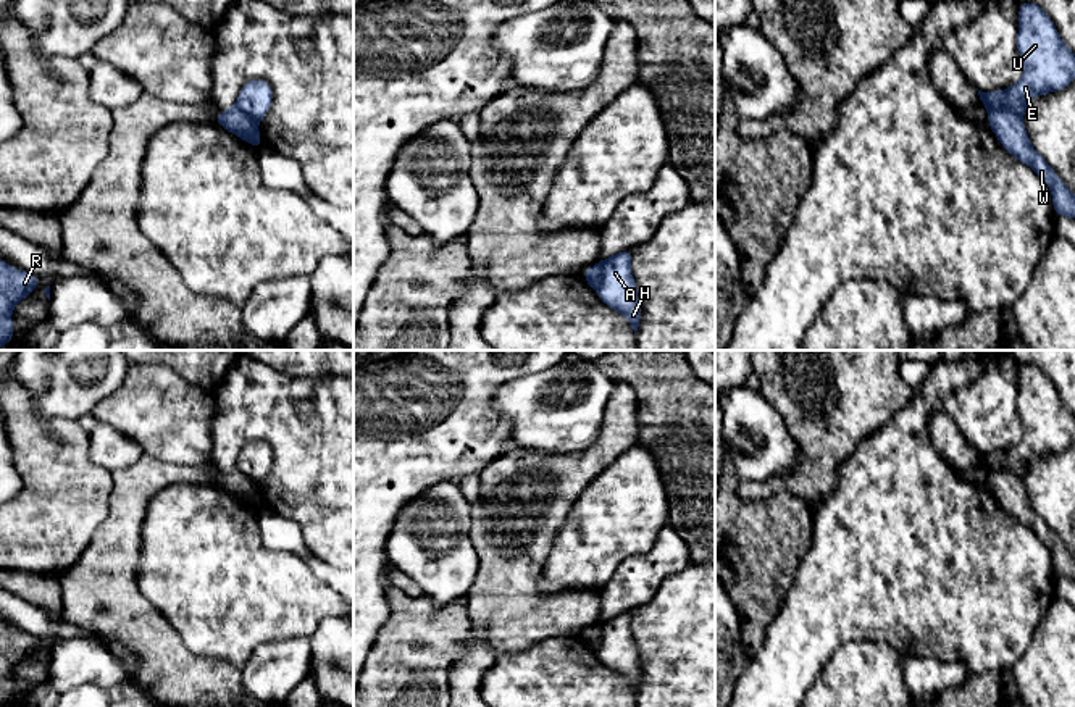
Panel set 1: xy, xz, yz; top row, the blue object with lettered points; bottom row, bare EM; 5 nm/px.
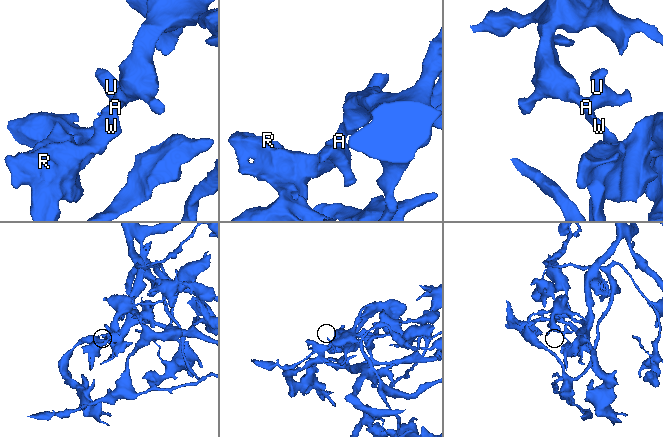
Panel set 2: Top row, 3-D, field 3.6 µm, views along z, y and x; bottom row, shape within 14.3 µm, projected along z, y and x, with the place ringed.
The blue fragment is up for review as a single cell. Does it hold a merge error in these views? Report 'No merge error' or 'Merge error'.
Merge error

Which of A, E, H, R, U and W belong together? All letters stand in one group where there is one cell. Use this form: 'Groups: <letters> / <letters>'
Groups: A E H U / R W

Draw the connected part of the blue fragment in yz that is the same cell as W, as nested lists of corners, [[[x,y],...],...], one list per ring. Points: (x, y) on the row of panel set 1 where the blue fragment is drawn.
[[[996,108],[988,111],[988,126],[1007,153],[1030,166],[1051,189],[1054,215],[1075,220],[1075,195],[1033,149],[1023,119],[1010,110]]]

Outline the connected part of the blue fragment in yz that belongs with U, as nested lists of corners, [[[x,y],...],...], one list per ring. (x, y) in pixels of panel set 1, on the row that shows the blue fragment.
[[[1019,3],[1017,52],[1023,65],[1022,79],[1004,90],[978,90],[988,111],[1004,108],[1022,118],[1033,97],[1062,90],[1075,79],[1075,53],[1038,3]]]

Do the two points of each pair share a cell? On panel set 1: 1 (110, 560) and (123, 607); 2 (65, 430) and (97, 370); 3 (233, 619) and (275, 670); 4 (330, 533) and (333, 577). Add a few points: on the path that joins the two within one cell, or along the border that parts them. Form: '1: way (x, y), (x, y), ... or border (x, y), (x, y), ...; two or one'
1: way (113, 572), (115, 596); one
2: border (34, 407), (46, 422), (76, 420); two
3: border (294, 638), (262, 643), (241, 670); two
4: border (305, 543), (307, 549), (323, 567), (336, 570); two

